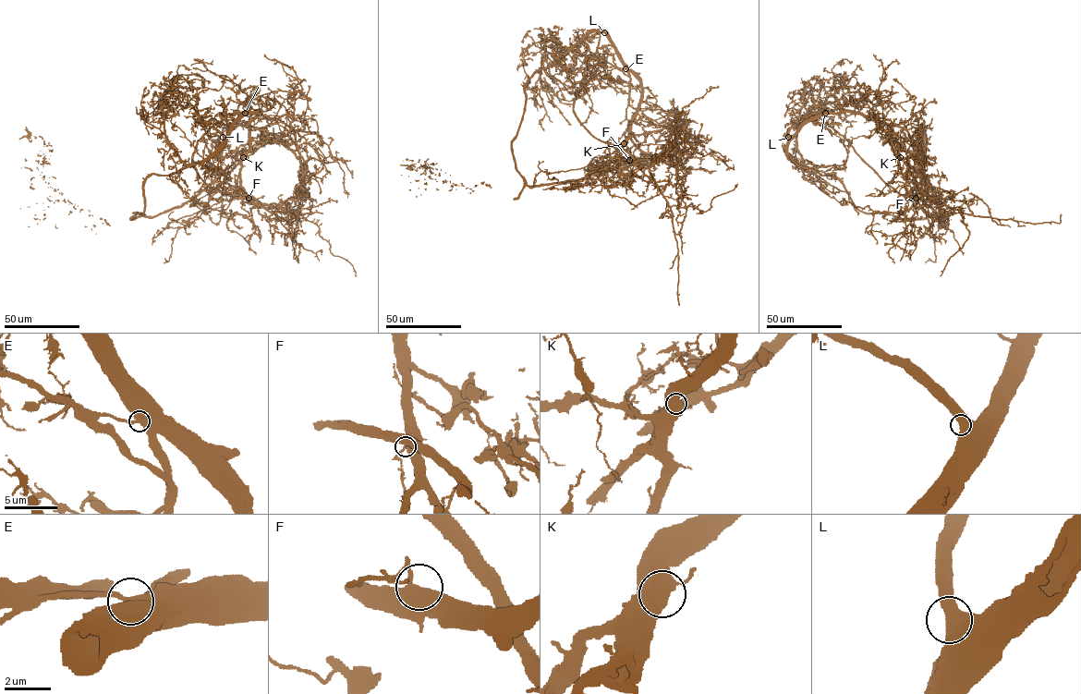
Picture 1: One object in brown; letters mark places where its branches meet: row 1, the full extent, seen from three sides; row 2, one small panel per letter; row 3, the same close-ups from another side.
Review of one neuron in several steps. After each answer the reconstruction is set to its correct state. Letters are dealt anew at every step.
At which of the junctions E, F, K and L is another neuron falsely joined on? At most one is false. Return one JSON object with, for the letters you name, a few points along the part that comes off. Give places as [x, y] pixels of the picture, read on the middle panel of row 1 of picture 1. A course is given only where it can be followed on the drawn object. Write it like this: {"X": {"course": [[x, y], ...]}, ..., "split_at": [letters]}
{"E": {"course": [[625, 68], [602, 57], [573, 113], [596, 138], [648, 167], [687, 151], [641, 87]]}, "split_at": ["E"]}

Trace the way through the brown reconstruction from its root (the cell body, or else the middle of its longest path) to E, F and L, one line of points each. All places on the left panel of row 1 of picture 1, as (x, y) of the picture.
E: (260, 113), (245, 113)
F: (260, 113), (249, 123), (249, 149), (243, 156), (240, 172), (241, 186), (248, 198)
L: (260, 113), (246, 114), (223, 137)

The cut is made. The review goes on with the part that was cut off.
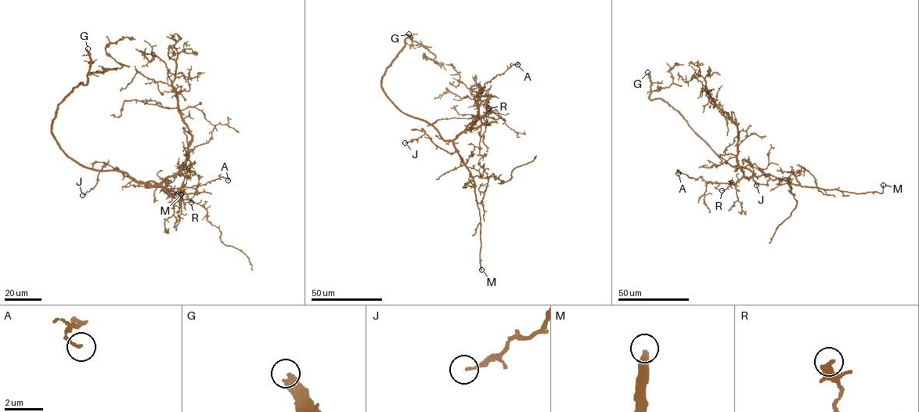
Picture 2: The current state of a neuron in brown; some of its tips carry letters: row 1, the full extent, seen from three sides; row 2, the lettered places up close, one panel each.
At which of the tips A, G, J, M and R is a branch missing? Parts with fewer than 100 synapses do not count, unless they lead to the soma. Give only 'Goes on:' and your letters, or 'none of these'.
Goes on: G, M

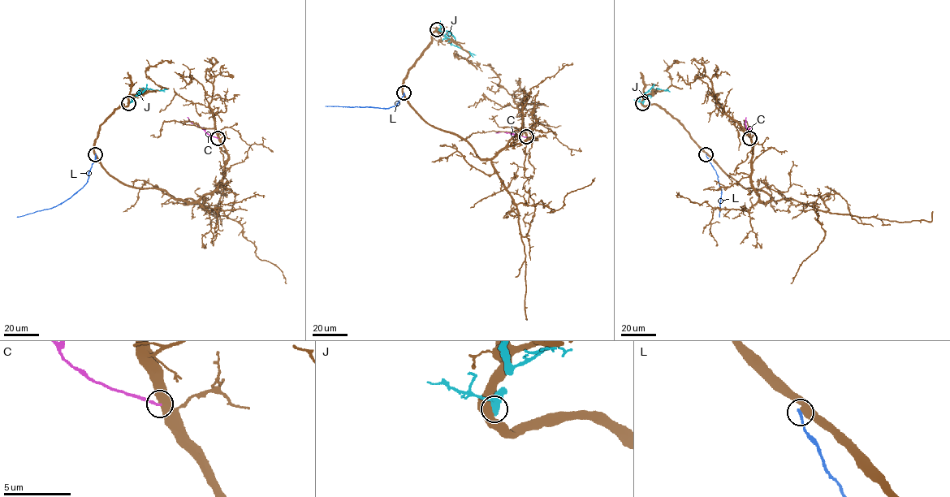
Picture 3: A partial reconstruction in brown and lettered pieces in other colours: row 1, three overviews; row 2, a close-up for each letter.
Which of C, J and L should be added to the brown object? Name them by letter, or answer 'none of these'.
none of these

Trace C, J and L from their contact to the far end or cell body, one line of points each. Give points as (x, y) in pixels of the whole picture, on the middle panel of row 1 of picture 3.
C: (526, 137), (509, 132), (495, 133)
J: (437, 29), (451, 44), (475, 54)
L: (403, 92), (397, 105), (387, 108), (325, 106)

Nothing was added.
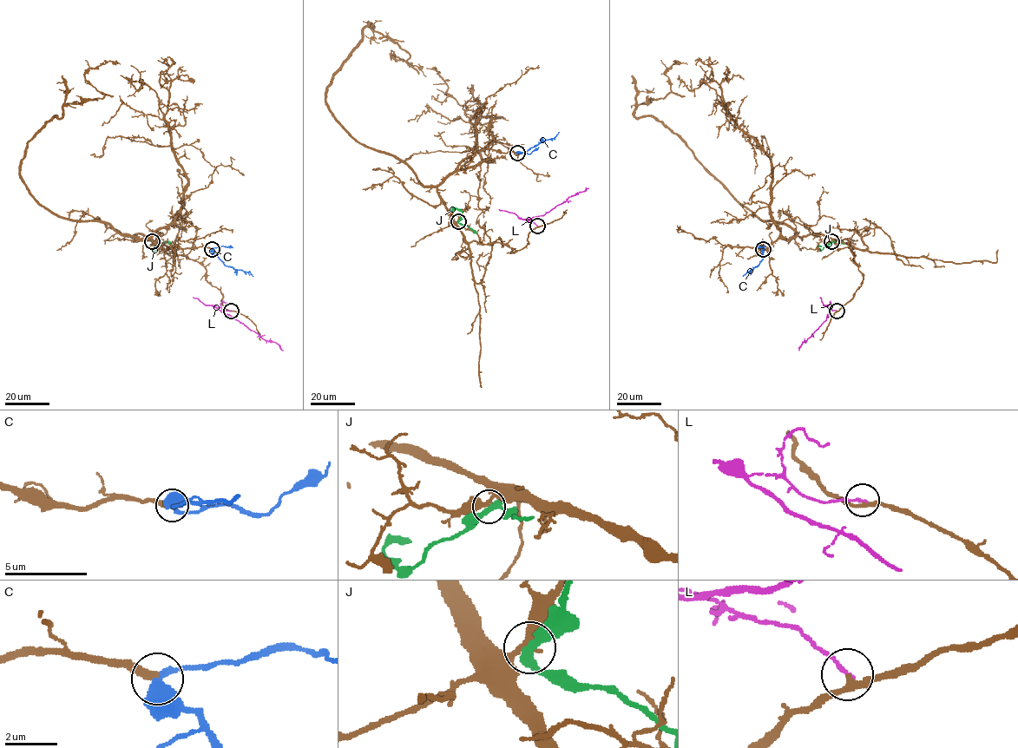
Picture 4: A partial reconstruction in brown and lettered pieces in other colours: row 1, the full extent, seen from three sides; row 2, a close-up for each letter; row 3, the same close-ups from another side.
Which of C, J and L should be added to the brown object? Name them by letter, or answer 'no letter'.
C, L

